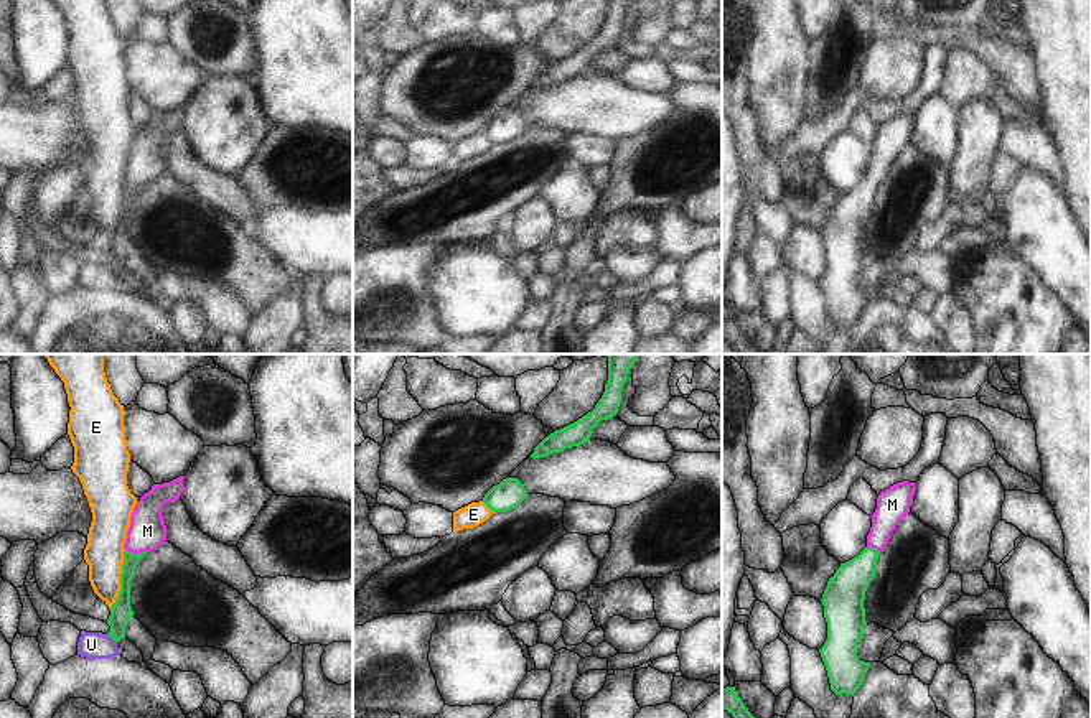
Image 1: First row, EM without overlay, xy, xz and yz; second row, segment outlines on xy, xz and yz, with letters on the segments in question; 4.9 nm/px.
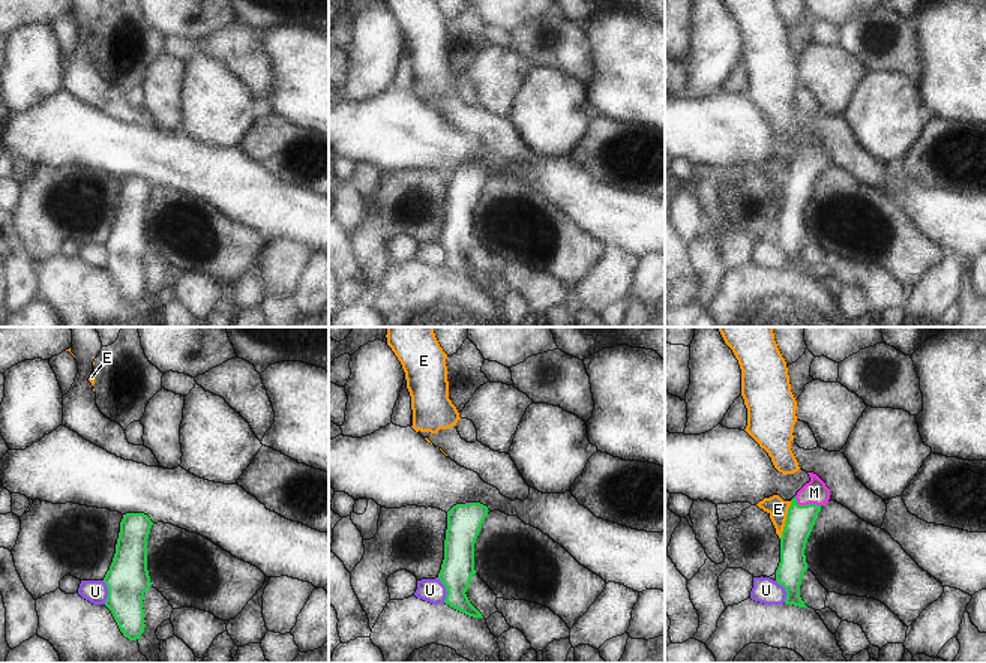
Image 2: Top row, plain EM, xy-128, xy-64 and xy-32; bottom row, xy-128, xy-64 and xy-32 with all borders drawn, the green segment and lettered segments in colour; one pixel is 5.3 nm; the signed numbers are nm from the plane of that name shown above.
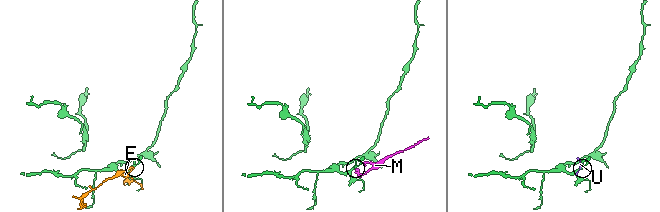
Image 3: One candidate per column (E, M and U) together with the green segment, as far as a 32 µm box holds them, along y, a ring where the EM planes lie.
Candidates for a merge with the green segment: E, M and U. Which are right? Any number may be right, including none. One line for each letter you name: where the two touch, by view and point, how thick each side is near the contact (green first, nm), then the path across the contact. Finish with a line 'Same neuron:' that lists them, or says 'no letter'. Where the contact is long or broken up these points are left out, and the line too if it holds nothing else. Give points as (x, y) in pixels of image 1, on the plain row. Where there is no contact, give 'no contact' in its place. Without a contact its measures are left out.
M: meets green in xy at (135, 186); 80 nm thick on the green side, 180 nm on the other; runs through xy (122, 234), (127, 198), (135, 186), (135, 177), (147, 162)
Same neuron: M

